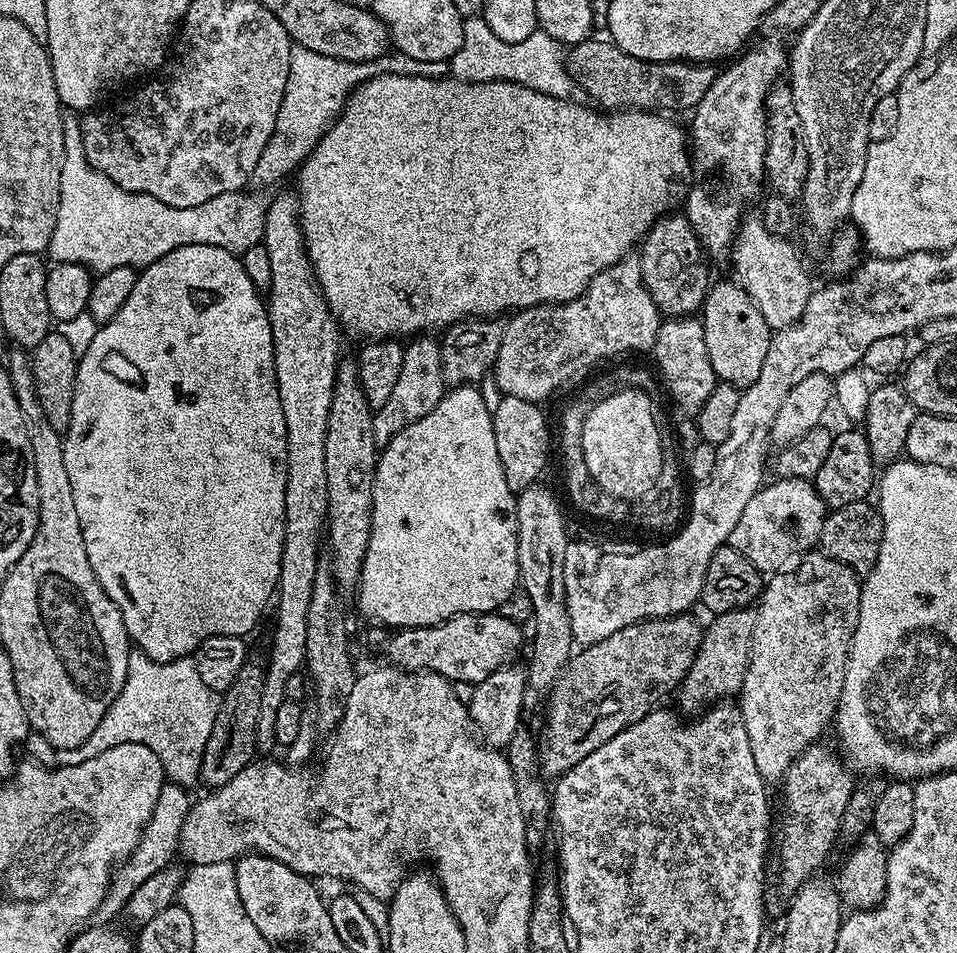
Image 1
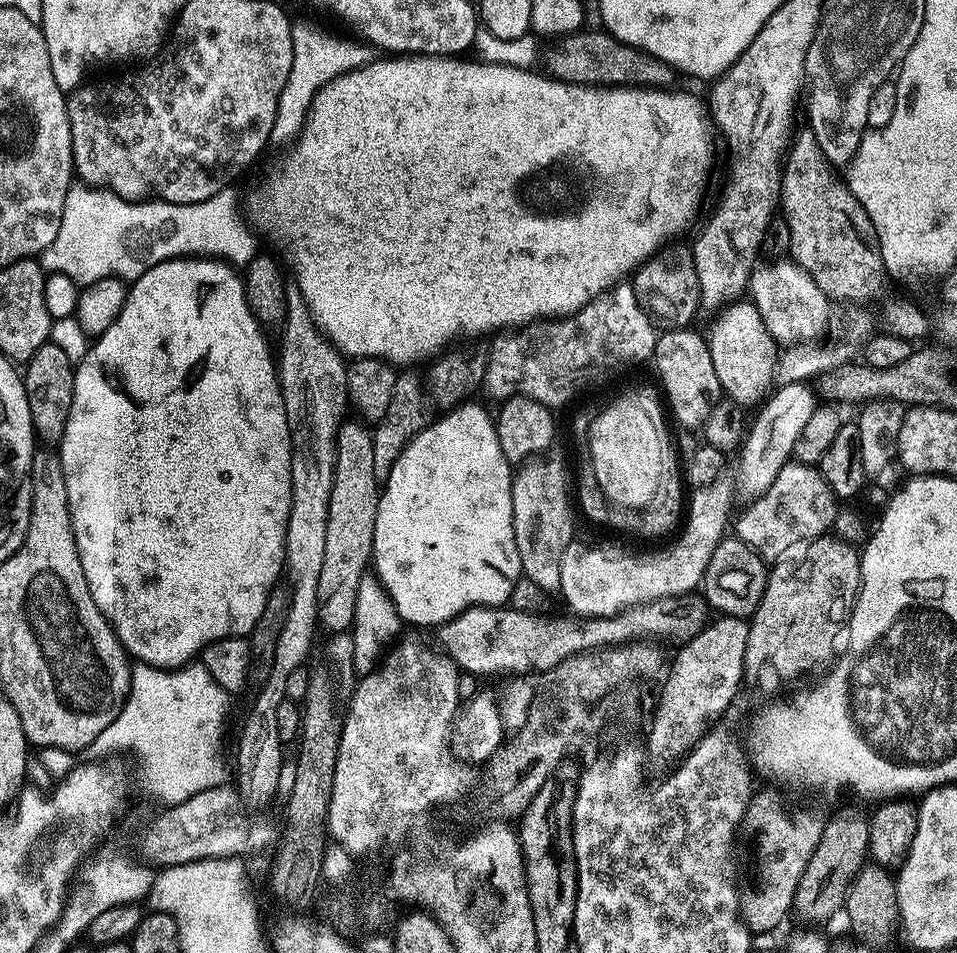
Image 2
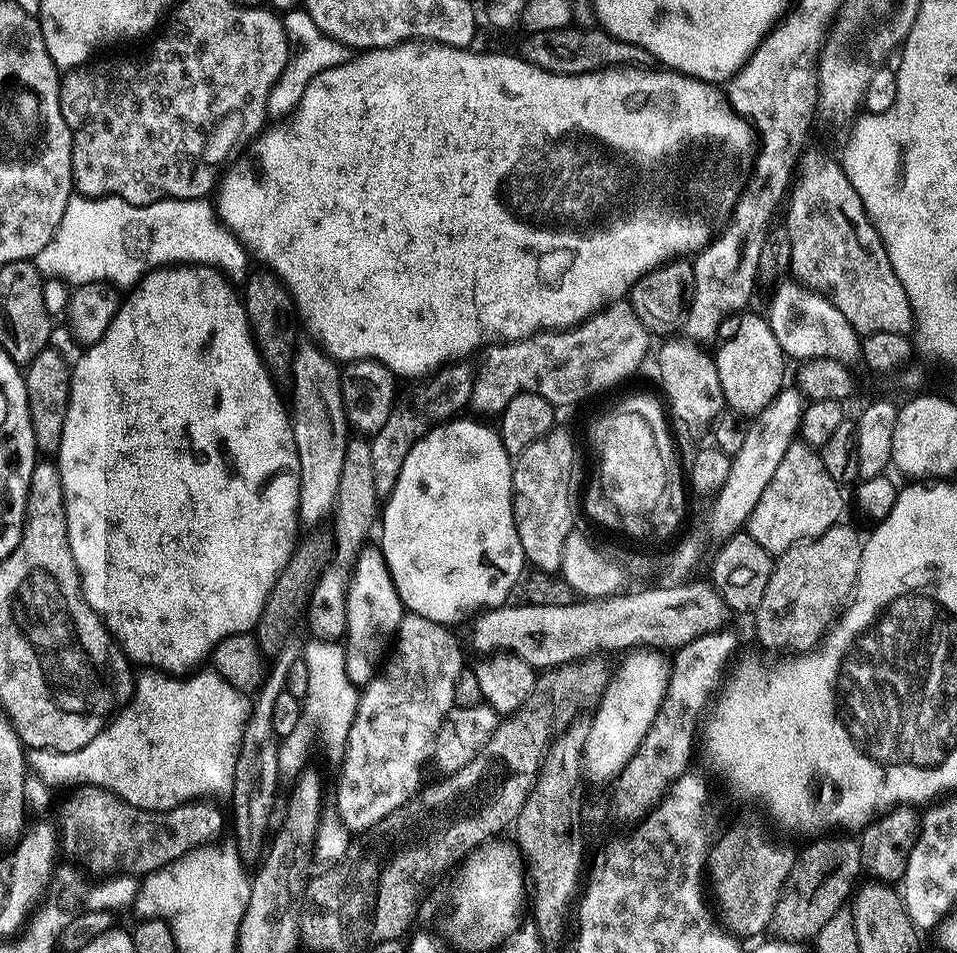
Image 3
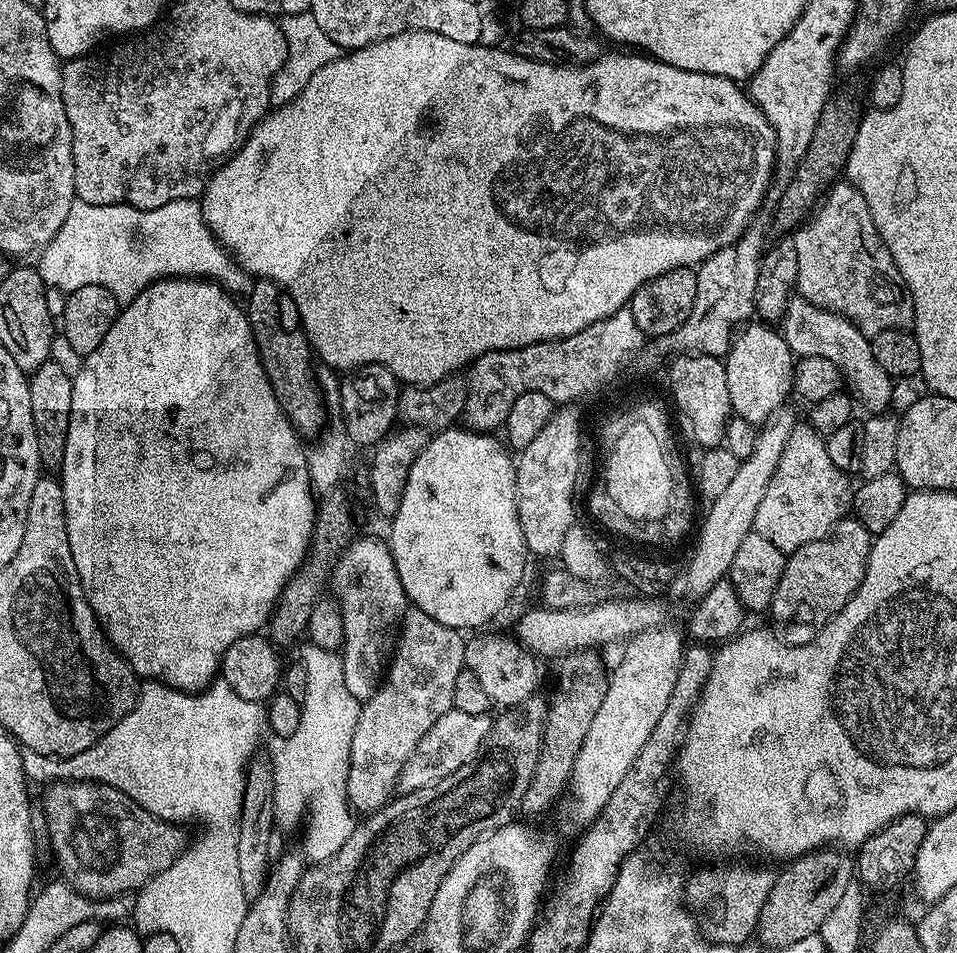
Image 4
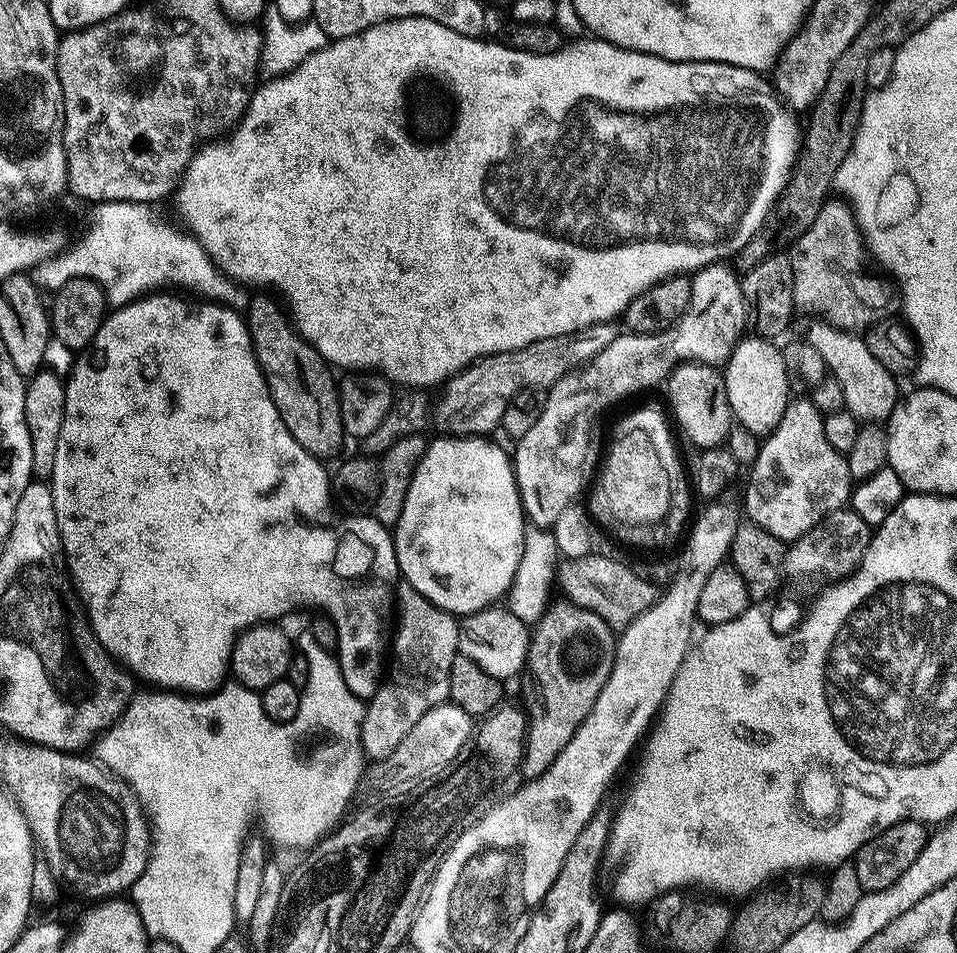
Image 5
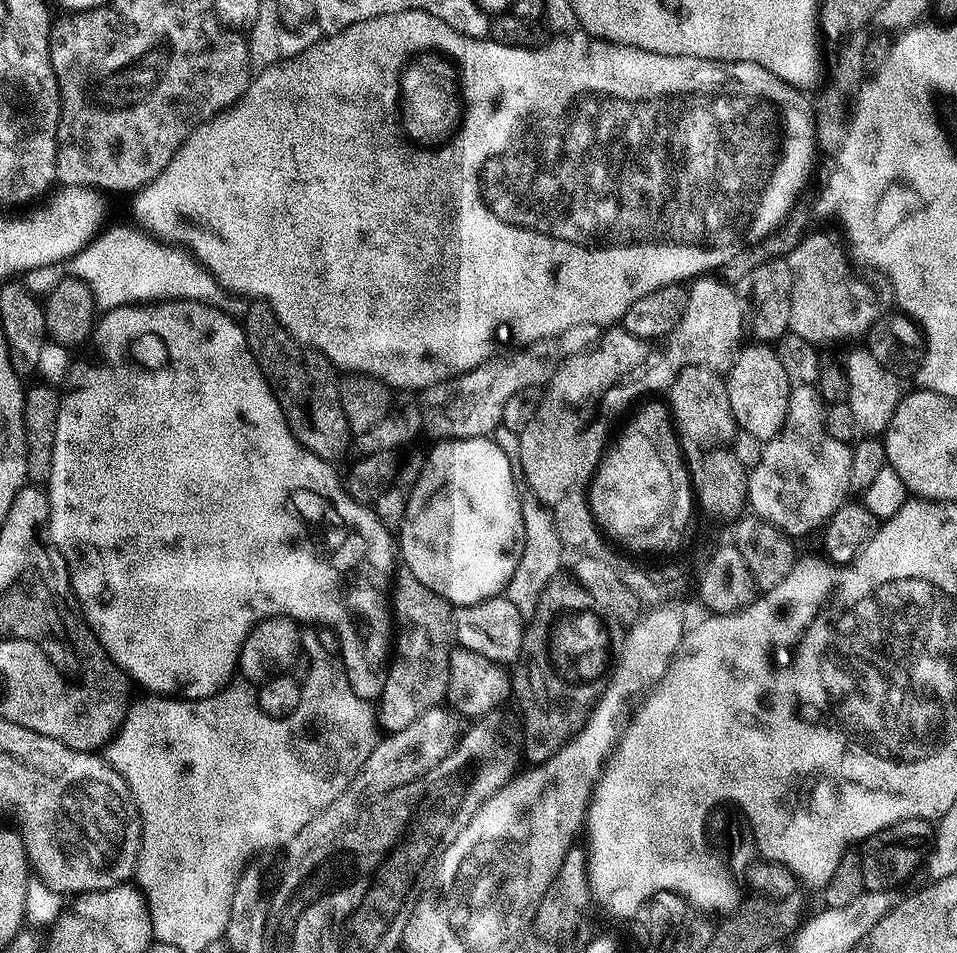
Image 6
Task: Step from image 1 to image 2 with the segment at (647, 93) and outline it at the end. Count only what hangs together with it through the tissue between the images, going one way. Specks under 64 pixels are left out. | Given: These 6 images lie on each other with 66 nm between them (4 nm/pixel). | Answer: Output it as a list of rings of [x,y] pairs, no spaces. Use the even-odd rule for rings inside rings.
[[[581,30],[562,36],[551,41],[552,49],[548,52],[548,68],[557,80],[564,81],[565,84],[587,84],[589,86],[639,86],[645,89],[664,90],[674,77],[674,70],[668,64],[664,64],[658,58],[647,56],[645,52],[639,52],[636,48],[631,48],[629,44],[623,44],[620,40],[615,40],[609,36],[607,31],[589,32]]]

